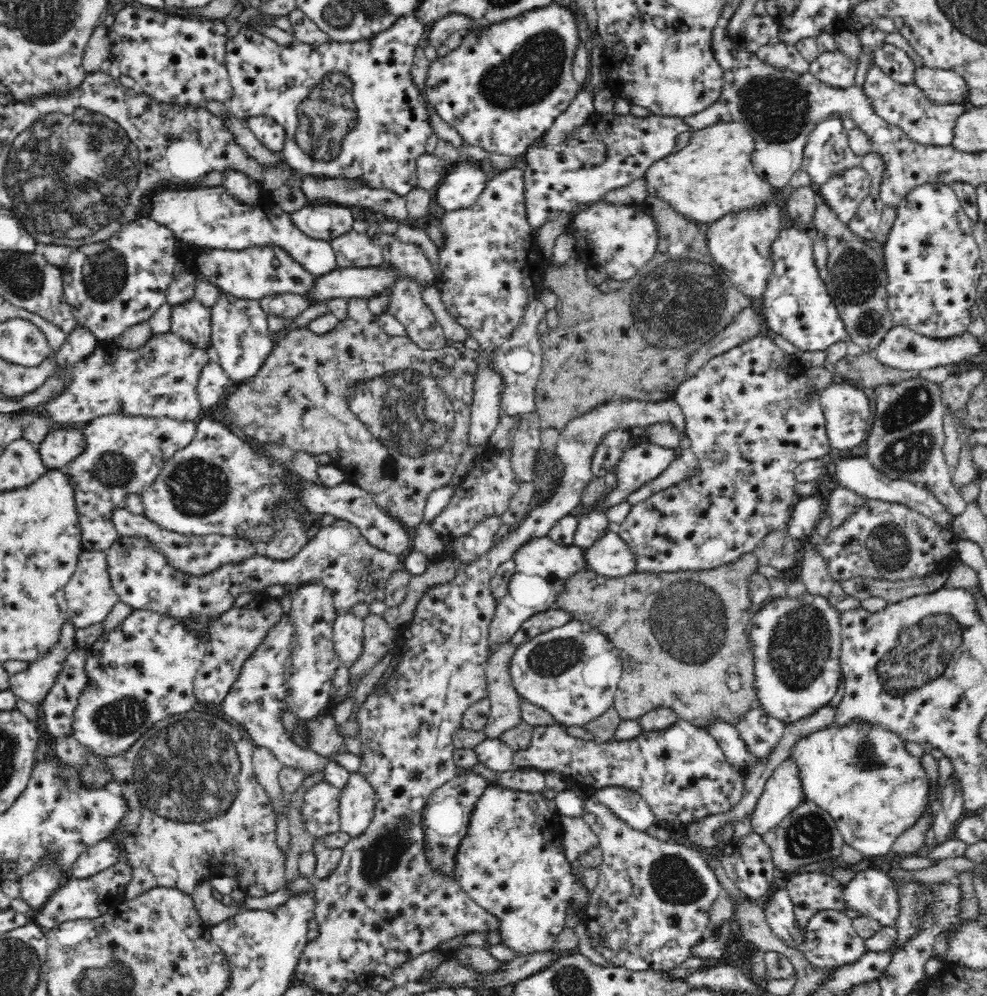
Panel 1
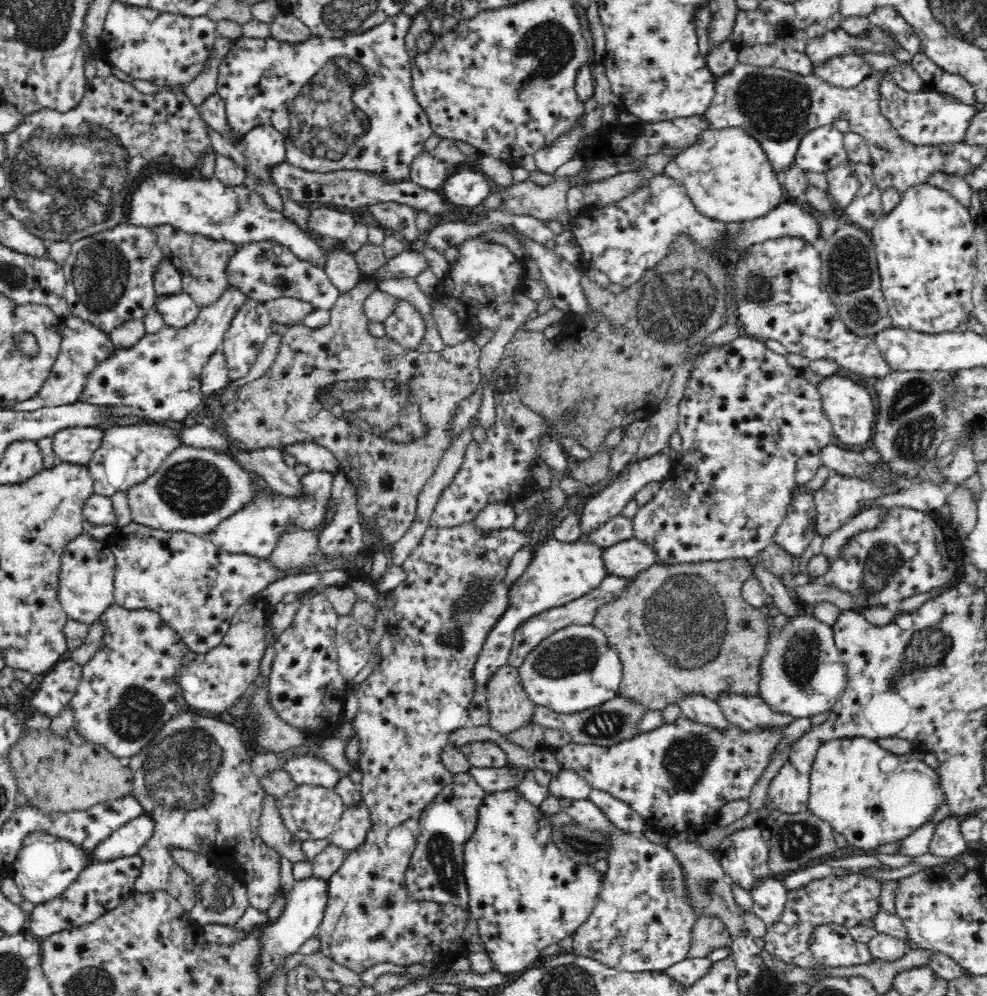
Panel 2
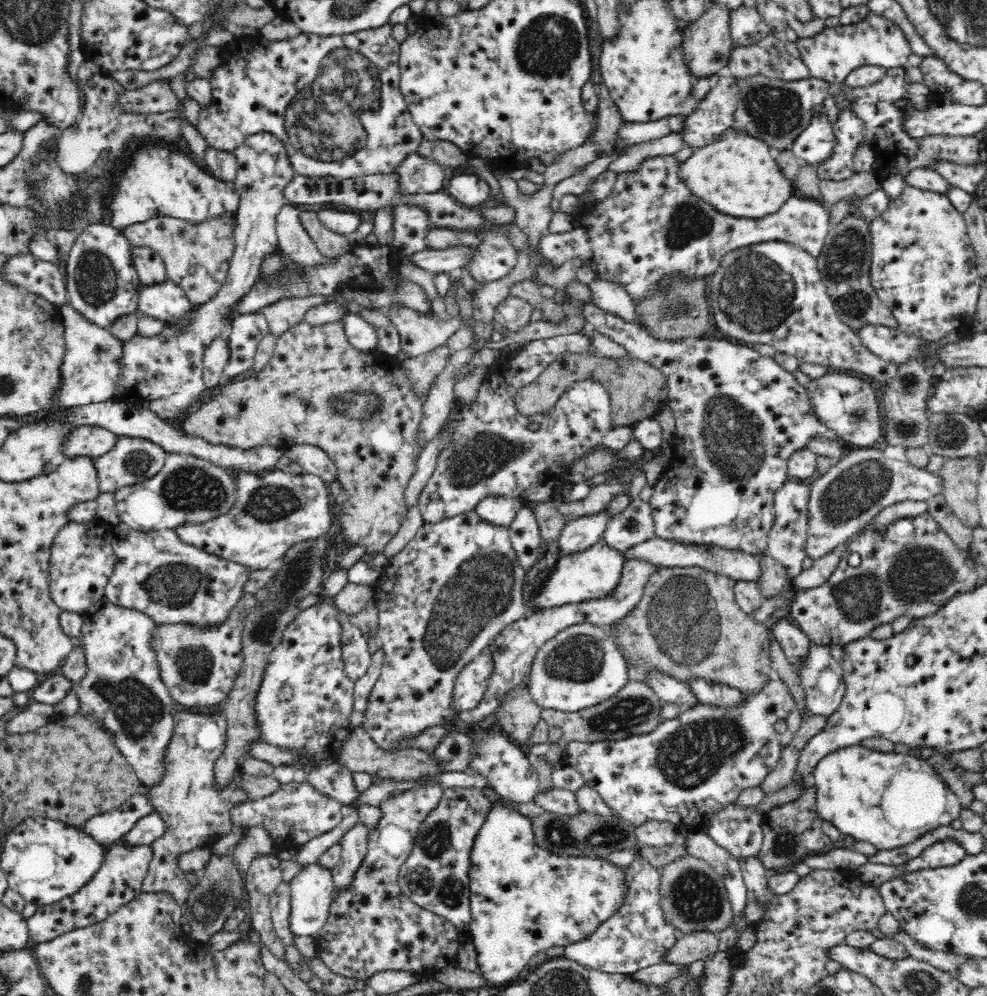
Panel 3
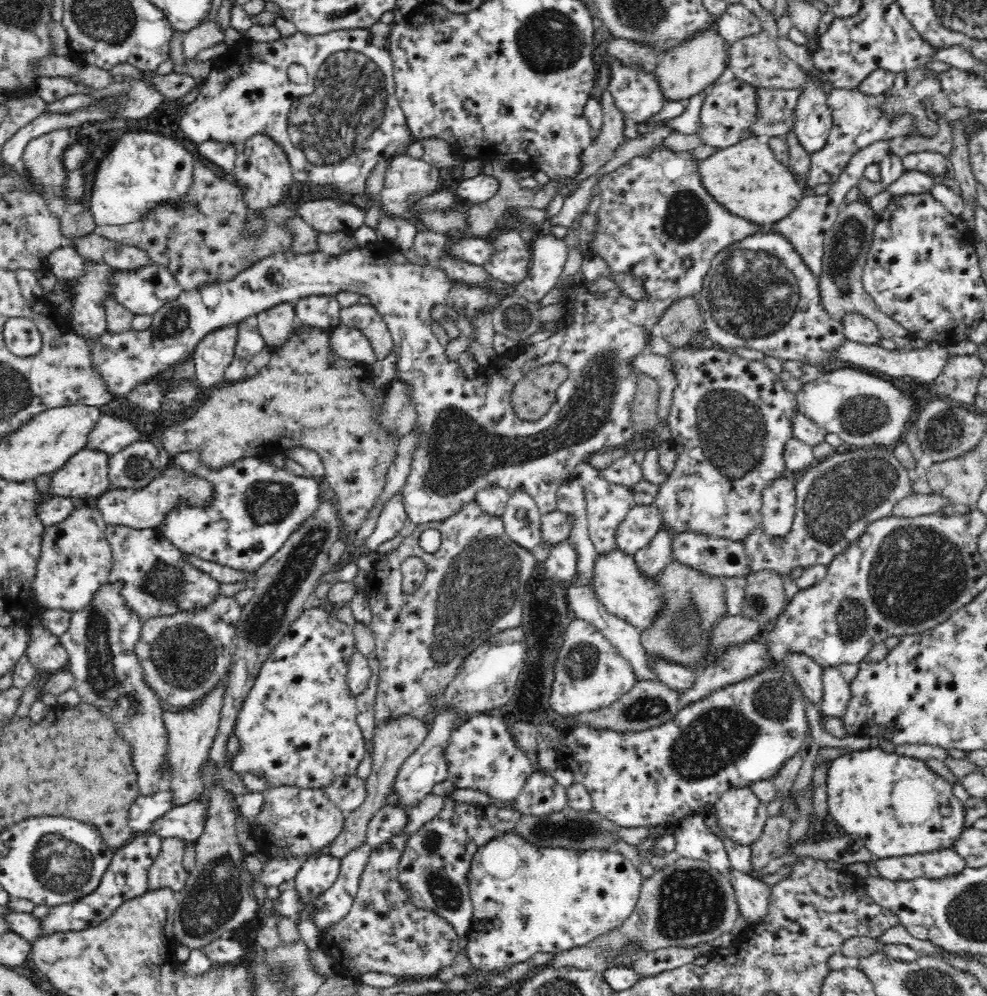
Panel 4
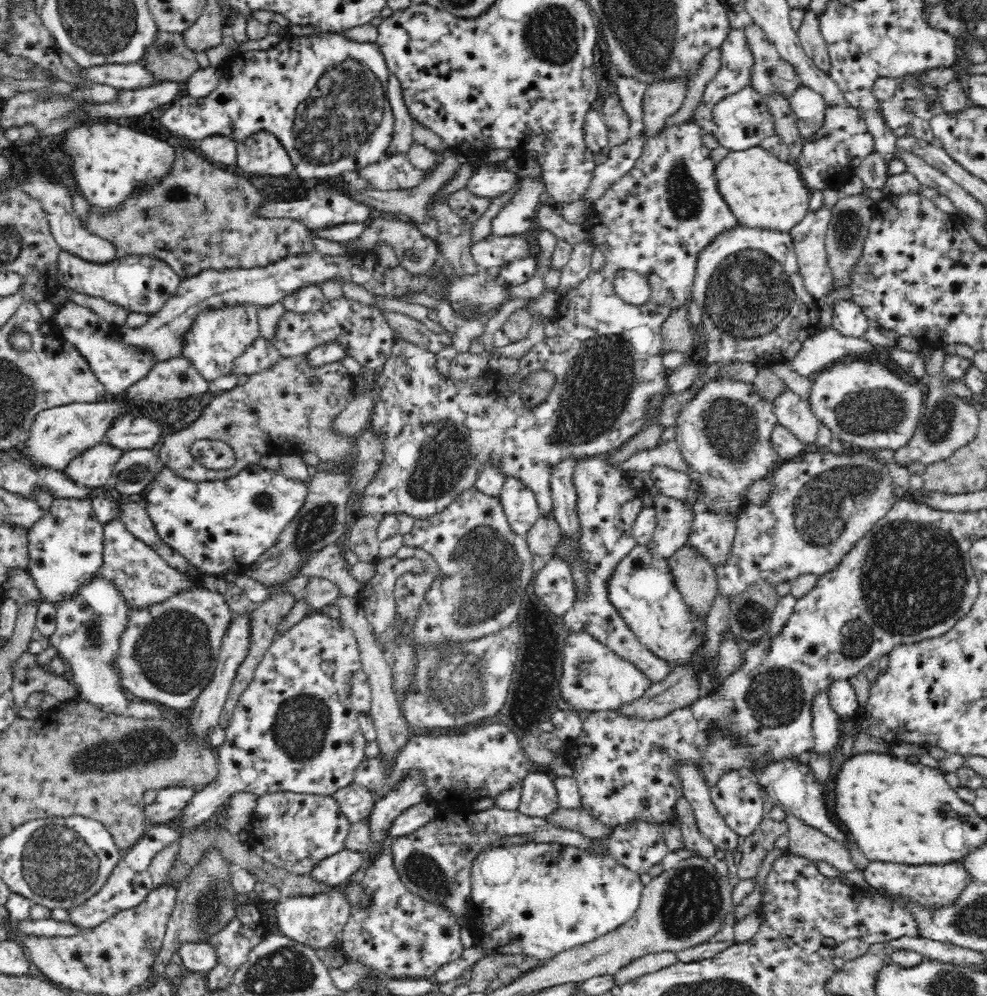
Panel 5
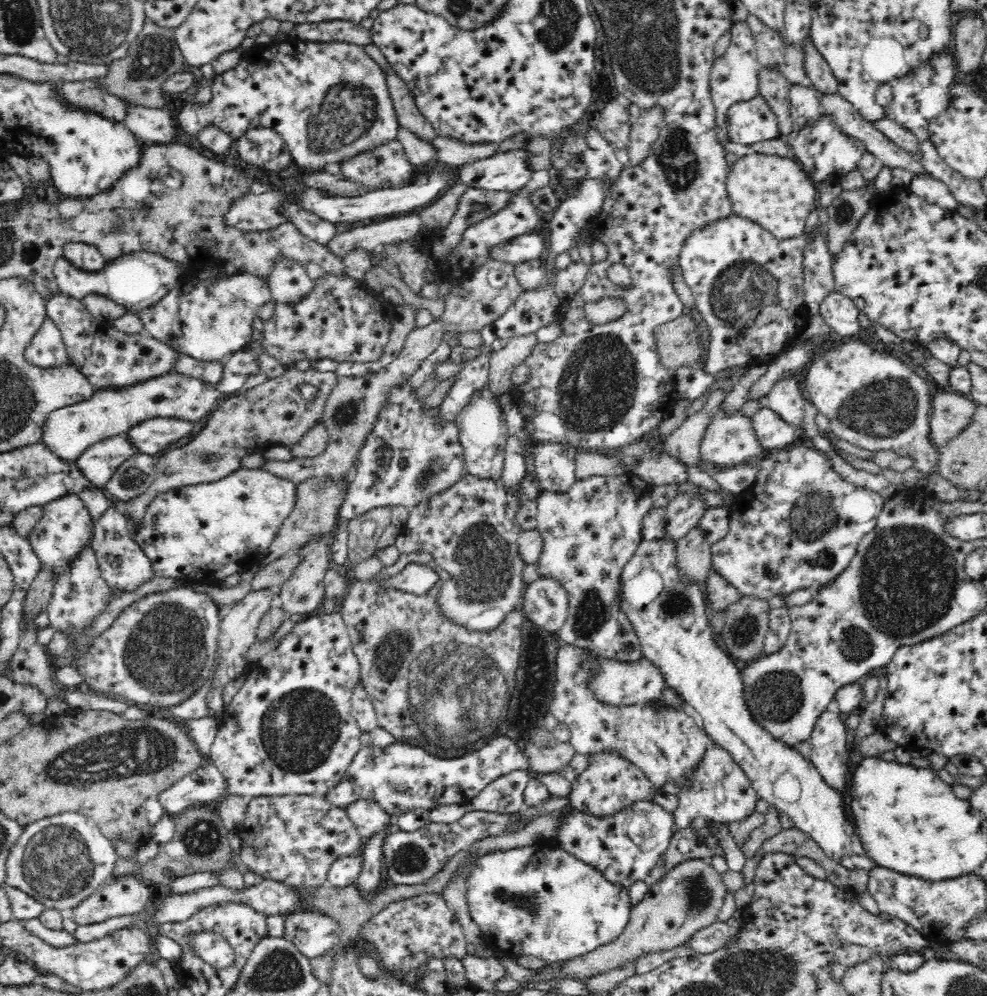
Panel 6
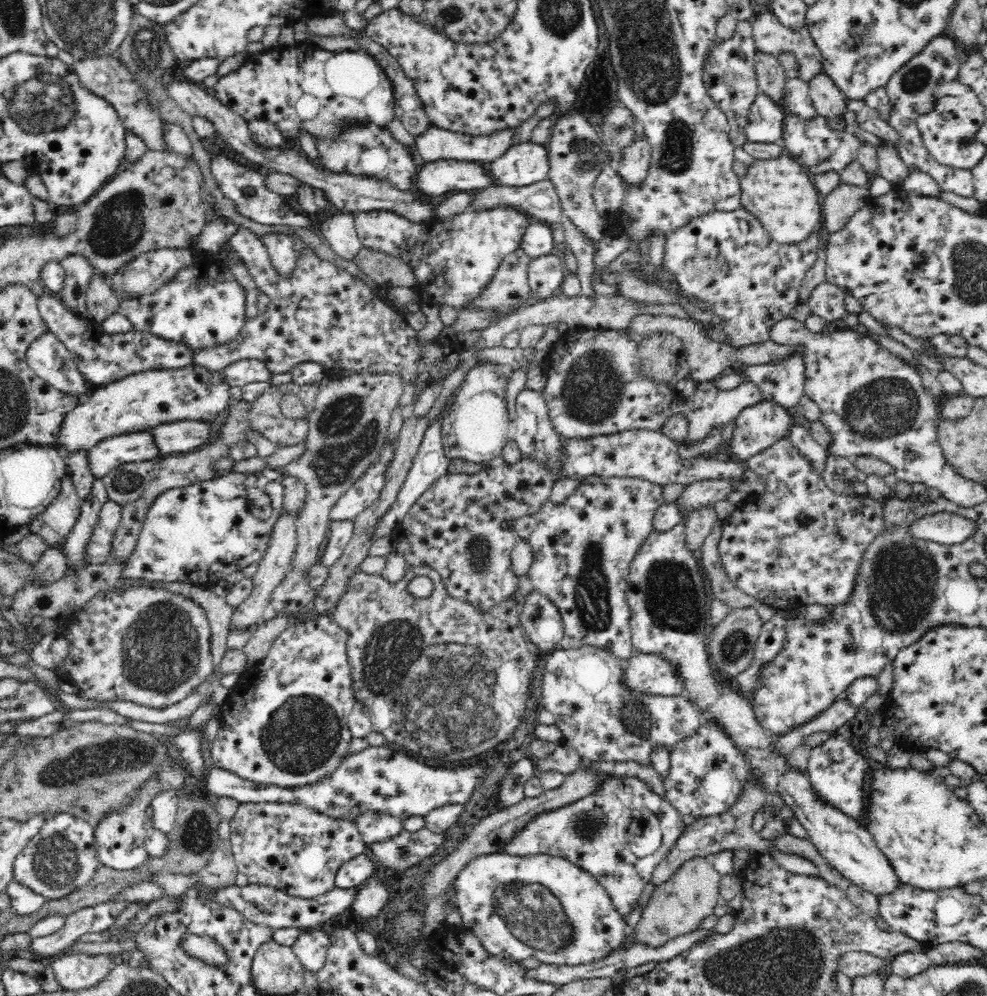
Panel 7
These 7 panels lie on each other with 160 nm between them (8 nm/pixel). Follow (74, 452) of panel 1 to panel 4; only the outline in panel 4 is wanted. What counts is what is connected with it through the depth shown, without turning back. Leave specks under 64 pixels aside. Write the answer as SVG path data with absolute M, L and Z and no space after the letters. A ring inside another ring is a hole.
M104 413L90 431L87 448L100 449L110 456L124 450L133 442L146 440L138 425L128 419Z

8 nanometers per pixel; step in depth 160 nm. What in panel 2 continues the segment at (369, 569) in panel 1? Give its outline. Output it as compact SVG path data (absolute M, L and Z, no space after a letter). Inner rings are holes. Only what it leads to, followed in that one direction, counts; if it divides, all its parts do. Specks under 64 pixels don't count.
M341 472L333 476L331 499L332 506L335 509L334 518L328 522L328 526L317 537L320 544L319 549L328 556L354 556L356 552L368 550L363 541L364 525L357 509L356 490ZM132 522L130 525L127 525L120 530L116 530L105 542L110 548L112 548L117 564L113 586L113 604L123 607L124 609L144 609L156 612L170 628L174 629L180 635L180 638L187 644L187 648L194 652L208 652L208 650L212 650L214 646L220 644L226 634L226 631L229 629L231 618L235 615L238 608L240 608L242 604L245 604L248 599L252 599L259 595L260 592L269 584L274 582L274 580L278 580L278 578L280 578L280 571L272 567L272 563L270 563L269 559L260 559L255 556L245 554L228 553L221 550L220 547L212 544L206 539L206 537L192 535L188 532L165 532L157 529L152 530Z

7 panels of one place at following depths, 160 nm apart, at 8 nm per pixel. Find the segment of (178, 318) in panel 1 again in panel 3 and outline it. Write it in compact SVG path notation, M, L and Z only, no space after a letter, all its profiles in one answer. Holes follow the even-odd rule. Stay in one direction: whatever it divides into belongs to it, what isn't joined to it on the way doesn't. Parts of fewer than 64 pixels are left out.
M170 278L164 282L138 286L136 312L164 322L176 320L176 318L188 314L193 308L184 289Z

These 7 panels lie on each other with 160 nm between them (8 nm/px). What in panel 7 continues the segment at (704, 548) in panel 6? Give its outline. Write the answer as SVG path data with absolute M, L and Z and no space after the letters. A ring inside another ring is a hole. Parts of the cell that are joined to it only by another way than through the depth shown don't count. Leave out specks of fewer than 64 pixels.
M707 504L694 508L690 515L686 516L686 545L693 553L701 549L704 540L712 531L717 522L718 515L715 512L715 504Z

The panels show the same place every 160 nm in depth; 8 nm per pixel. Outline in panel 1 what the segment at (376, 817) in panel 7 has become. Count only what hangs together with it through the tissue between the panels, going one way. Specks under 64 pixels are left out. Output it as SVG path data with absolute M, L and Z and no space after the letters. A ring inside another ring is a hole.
M289 615L283 617L268 631L263 643L256 652L244 663L238 680L232 685L230 692L221 702L222 710L226 716L239 722L257 747L268 749L283 764L284 767L304 771L304 776L309 777L316 773L325 772L329 763L328 757L322 756L310 749L302 749L288 738L286 729L280 721L282 710L286 709L286 663L292 652L292 619Z

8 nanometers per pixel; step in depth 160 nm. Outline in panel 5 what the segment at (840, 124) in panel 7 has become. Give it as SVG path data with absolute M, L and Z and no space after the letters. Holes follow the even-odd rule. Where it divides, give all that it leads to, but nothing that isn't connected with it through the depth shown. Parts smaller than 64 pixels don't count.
M812 11L806 12L804 22L802 22L797 35L806 57L811 60L820 72L831 76L832 61L830 61L825 40L820 34L819 16Z

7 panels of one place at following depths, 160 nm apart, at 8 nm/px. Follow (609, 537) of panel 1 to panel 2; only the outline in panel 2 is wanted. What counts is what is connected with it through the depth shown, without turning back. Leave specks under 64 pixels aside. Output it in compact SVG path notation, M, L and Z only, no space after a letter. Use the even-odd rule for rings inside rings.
M636 538L624 540L603 550L603 559L609 574L633 578L653 564L661 562L652 546Z

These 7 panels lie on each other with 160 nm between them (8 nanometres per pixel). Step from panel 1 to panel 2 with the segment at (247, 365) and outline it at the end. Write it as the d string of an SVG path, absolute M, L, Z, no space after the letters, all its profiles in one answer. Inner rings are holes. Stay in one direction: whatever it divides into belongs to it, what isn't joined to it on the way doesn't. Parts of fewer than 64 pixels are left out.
M248 299L244 308L230 323L219 350L226 357L231 380L248 374L266 338L270 335L272 318L261 301Z

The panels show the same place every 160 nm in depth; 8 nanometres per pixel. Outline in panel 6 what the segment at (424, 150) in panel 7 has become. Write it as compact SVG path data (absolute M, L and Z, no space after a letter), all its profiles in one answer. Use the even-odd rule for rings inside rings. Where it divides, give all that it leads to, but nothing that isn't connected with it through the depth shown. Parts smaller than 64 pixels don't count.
M438 135L434 136L429 142L436 149L435 163L445 163L454 168L490 158L493 154L500 152L498 142L467 144L467 142L451 136Z

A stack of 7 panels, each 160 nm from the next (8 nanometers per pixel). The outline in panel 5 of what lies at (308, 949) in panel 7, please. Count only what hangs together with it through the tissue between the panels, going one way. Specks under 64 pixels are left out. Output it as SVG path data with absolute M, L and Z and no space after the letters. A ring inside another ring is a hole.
M328 891L313 897L283 897L278 901L275 909L280 934L287 936L288 939L294 940L298 944L309 946L320 954L332 944L336 934L343 931L352 912L352 908L340 891Z

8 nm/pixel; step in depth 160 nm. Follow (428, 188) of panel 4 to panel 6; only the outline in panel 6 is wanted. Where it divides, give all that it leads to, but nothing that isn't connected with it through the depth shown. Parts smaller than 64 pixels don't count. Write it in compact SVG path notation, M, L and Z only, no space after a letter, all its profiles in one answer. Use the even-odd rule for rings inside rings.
M398 139L384 142L378 147L358 152L358 154L348 158L348 160L340 160L340 172L346 179L363 184L365 192L377 191L380 189L397 189L408 186L418 171L417 168L408 160L404 147Z

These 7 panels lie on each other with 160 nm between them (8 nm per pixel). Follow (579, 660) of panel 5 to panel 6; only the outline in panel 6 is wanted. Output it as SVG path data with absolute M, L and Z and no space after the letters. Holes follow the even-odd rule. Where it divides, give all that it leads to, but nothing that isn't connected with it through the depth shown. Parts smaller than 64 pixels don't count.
M598 657L595 660L597 675L591 680L591 689L600 702L614 706L633 706L657 701L667 687L662 671L646 657L636 661L618 662Z

